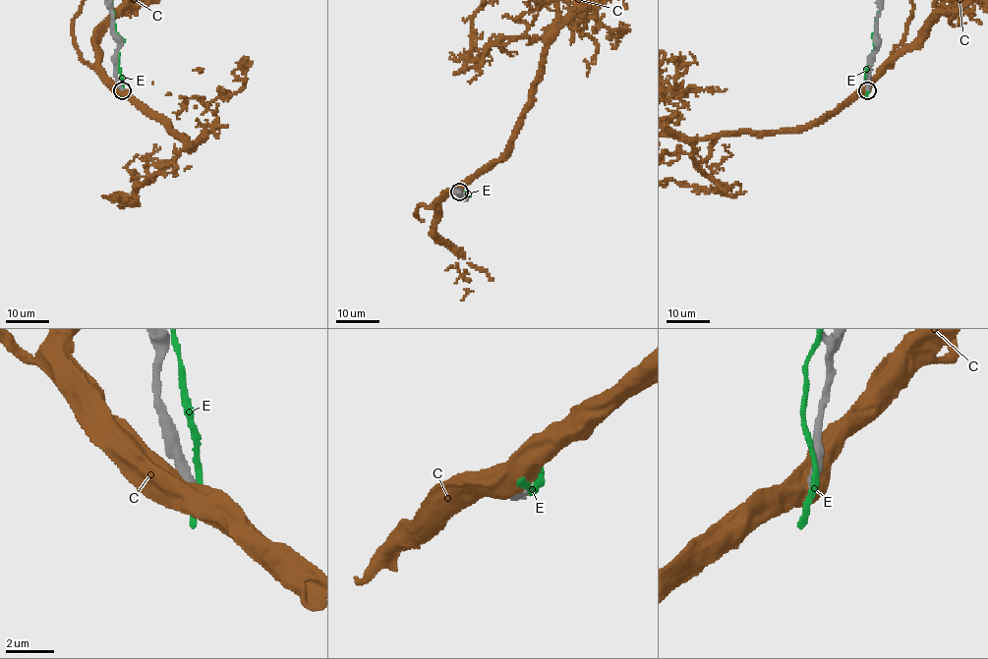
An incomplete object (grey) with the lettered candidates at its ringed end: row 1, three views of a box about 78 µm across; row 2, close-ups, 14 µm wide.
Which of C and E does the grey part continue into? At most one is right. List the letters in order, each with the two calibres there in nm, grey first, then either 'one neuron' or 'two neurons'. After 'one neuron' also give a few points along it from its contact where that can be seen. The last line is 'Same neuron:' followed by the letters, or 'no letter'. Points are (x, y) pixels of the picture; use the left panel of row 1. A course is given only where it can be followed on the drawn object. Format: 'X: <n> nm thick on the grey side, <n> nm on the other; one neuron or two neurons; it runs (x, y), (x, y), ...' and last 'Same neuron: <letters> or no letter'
C: 480 nm thick on the grey side, 850 nm on the other; two neurons
E: 400 nm thick on the grey side, 200 nm on the other; two neurons
Same neuron: no letter

